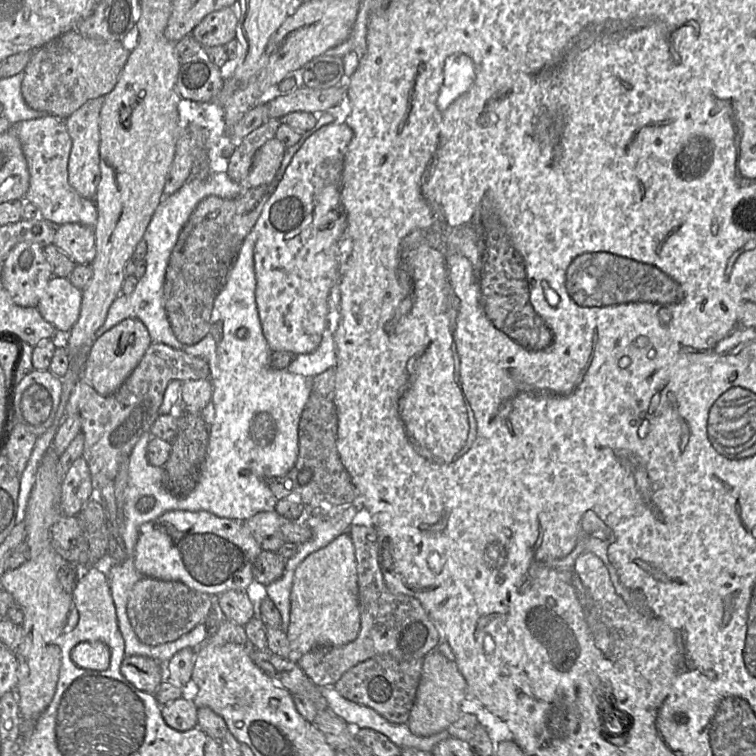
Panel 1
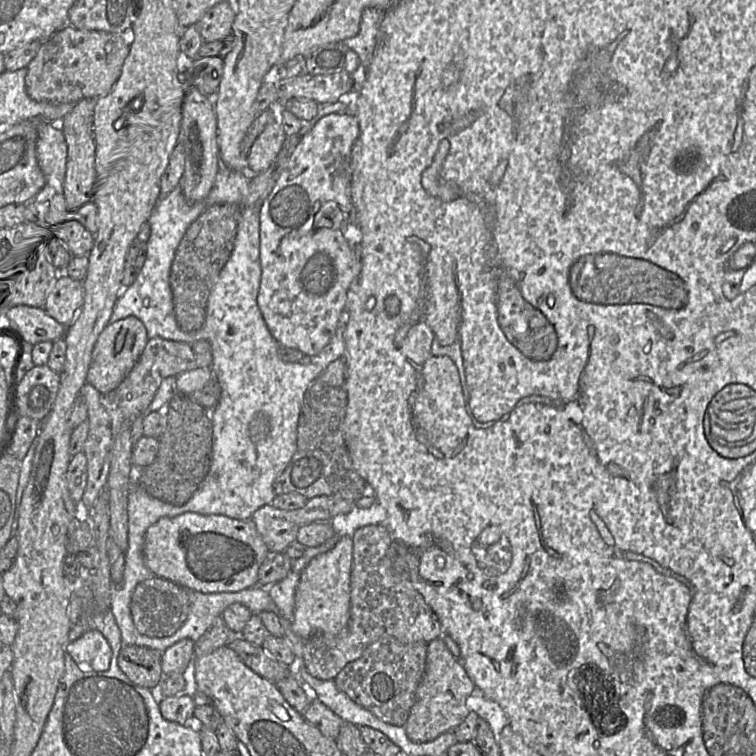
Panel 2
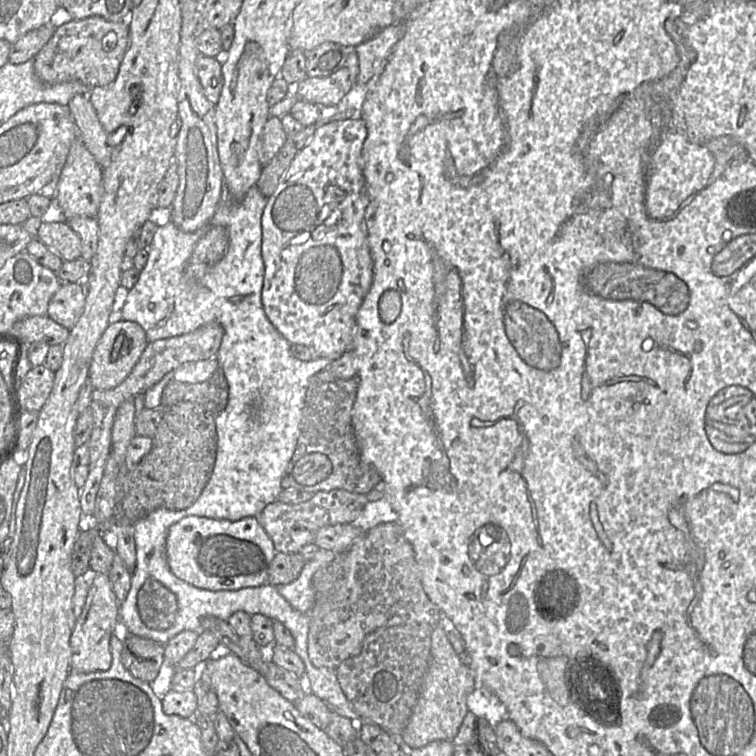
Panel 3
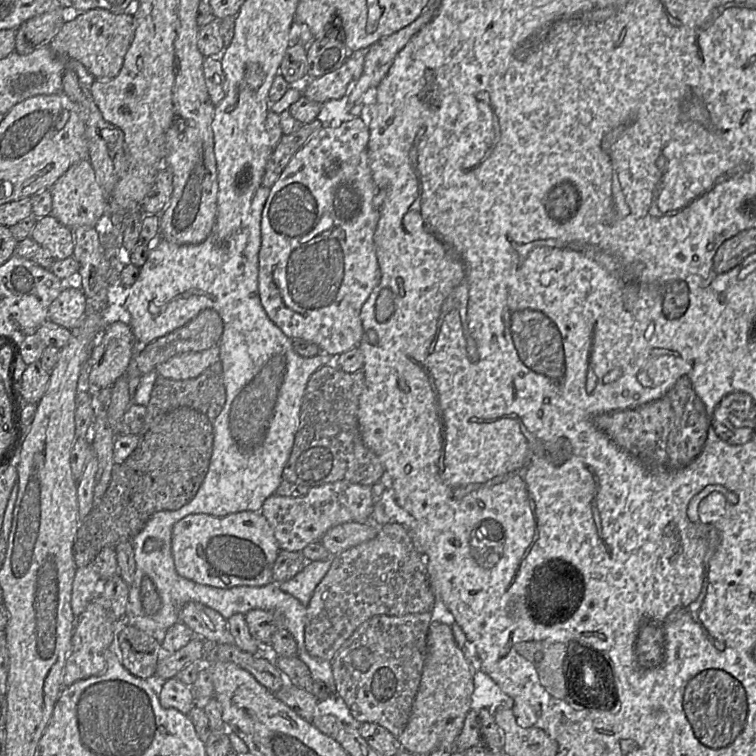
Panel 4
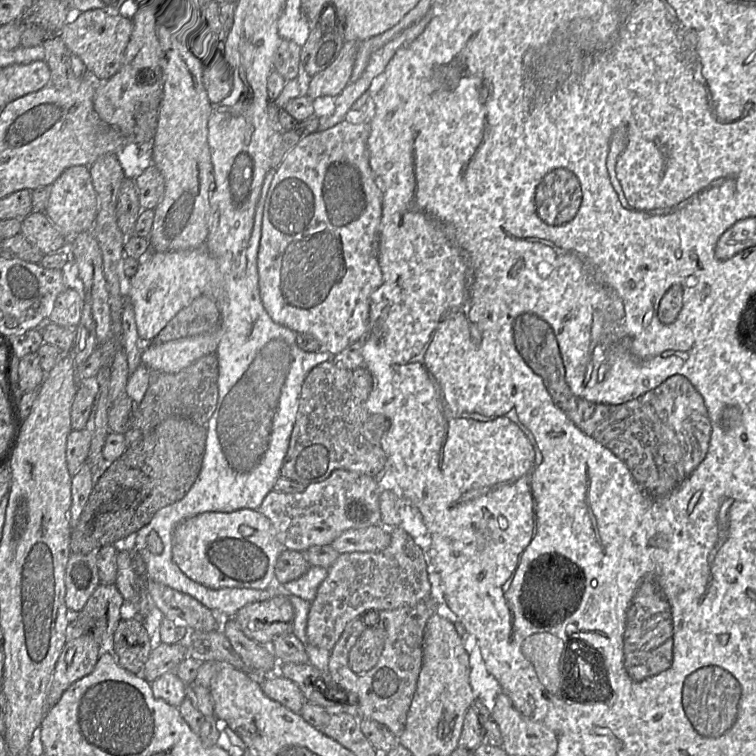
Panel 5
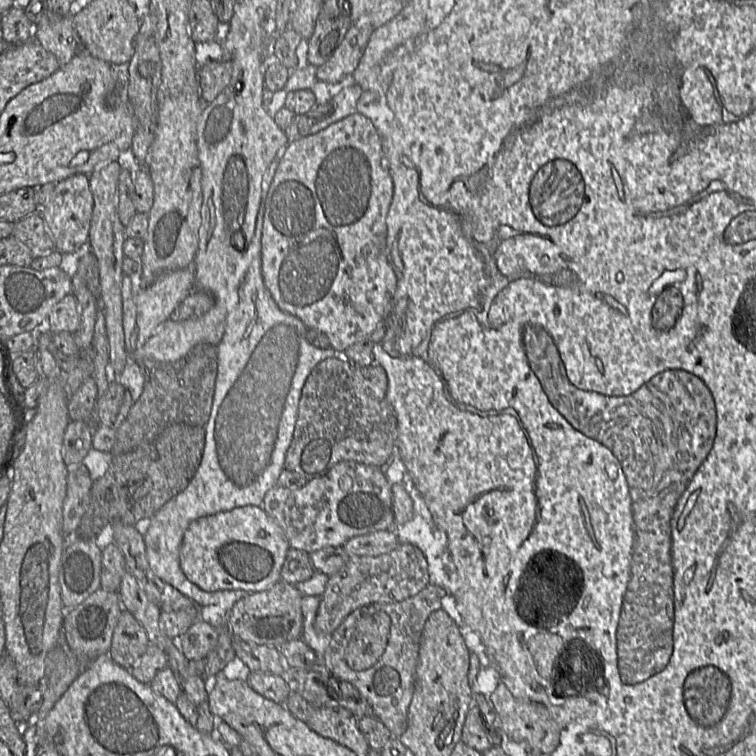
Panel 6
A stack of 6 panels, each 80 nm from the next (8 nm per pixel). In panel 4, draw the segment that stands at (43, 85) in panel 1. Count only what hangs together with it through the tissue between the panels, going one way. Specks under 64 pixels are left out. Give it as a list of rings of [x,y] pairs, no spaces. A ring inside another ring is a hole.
[[[94,8],[79,12],[76,17],[65,22],[49,47],[54,54],[66,61],[80,62],[95,80],[109,80],[119,74],[133,40],[134,30],[133,15]]]

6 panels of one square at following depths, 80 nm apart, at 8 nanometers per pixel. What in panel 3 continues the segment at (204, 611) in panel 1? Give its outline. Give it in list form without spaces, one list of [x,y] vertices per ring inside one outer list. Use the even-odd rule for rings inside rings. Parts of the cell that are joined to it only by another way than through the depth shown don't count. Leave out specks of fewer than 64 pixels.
[[[147,579],[137,594],[137,608],[143,623],[150,629],[170,628],[178,611],[177,598],[155,579]]]

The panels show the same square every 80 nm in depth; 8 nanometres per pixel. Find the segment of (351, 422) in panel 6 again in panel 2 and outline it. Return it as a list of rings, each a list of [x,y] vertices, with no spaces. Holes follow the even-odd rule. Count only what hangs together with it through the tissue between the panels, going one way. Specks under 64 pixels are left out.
[[[319,377],[308,387],[297,428],[297,450],[287,468],[274,482],[277,495],[299,493],[308,500],[317,496],[340,496],[357,500],[369,490],[366,480],[355,470],[342,425],[347,406],[343,386],[332,387]]]

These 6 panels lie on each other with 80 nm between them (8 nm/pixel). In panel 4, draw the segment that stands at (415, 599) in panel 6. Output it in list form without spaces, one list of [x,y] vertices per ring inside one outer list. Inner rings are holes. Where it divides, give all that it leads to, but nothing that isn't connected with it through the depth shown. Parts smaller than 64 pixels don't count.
[[[436,612],[403,616],[374,616],[362,623],[343,643],[331,662],[336,694],[348,707],[354,722],[374,723],[398,737],[407,725],[427,657],[427,634]]]

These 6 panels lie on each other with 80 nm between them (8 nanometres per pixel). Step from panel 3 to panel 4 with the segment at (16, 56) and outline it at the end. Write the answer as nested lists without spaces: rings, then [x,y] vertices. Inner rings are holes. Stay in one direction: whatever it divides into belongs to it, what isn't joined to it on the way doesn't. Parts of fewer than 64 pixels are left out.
[[[58,5],[30,18],[16,30],[14,51],[26,55],[49,45],[64,23],[64,9]]]

